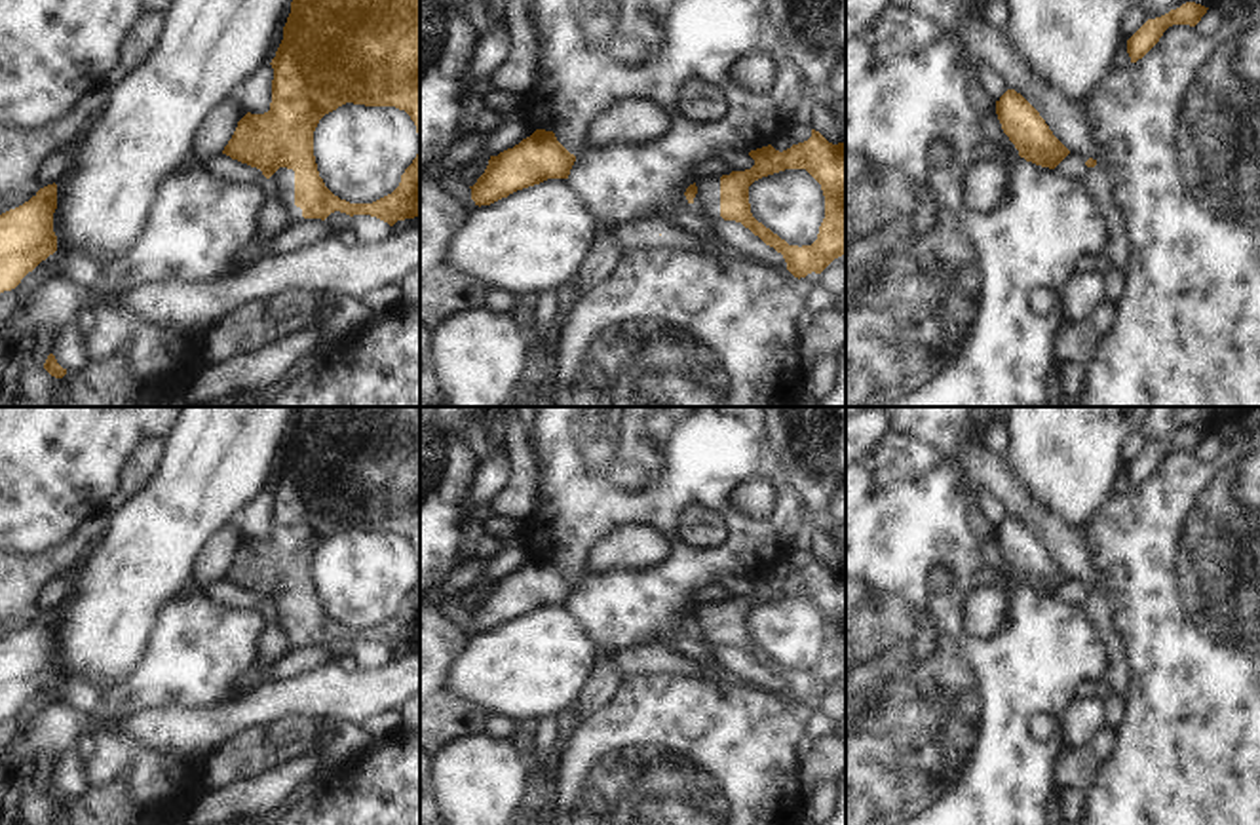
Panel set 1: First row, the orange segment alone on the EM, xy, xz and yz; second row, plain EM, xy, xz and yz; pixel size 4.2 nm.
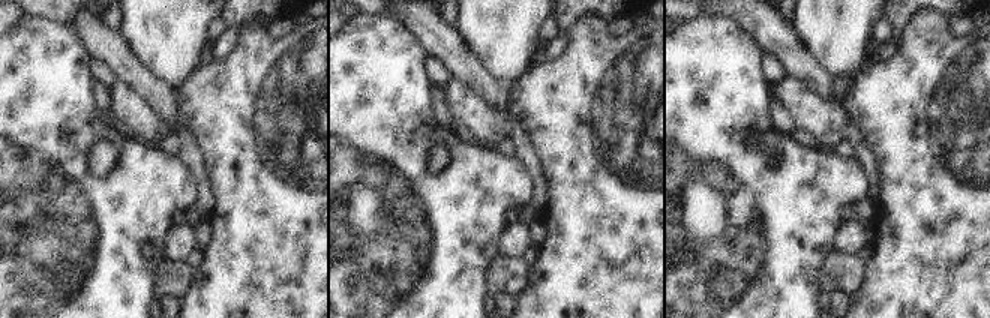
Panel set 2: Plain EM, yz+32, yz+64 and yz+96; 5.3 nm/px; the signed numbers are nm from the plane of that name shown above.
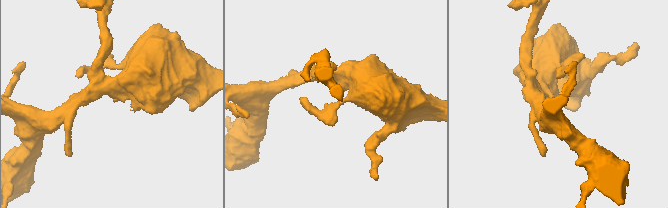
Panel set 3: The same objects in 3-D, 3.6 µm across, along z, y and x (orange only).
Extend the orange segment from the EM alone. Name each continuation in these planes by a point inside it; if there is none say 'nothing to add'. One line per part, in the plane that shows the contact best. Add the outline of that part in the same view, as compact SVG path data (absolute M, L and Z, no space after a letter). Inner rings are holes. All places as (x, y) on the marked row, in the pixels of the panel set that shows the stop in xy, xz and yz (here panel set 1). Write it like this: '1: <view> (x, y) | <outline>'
1: yz (1097, 181) | M1097 162L1095 167L1085 165L1085 177L1081 182L1087 194L1097 201L1098 209L1104 215L1104 224L1110 230L1110 264L1112 268L1125 272L1131 251L1131 240L1123 224L1123 213L1116 201L1116 182L1102 162Z

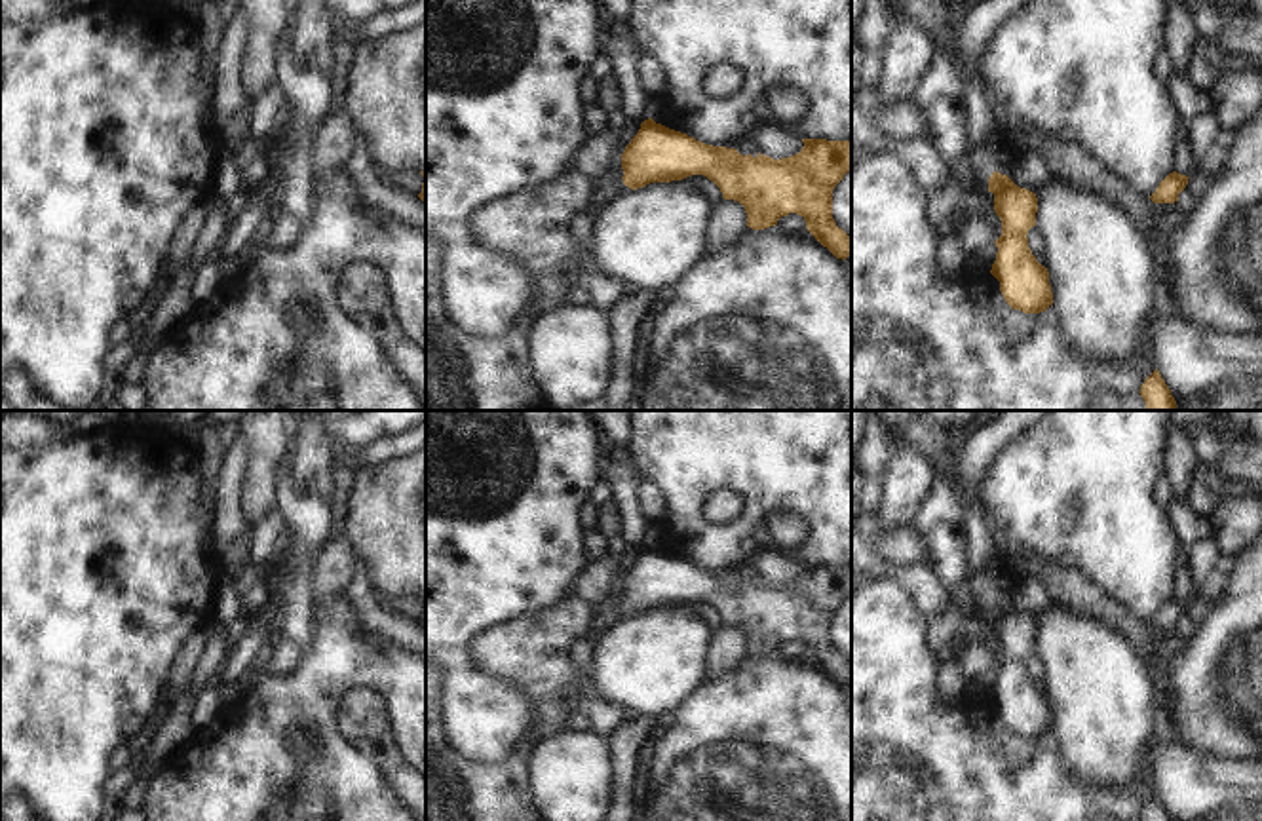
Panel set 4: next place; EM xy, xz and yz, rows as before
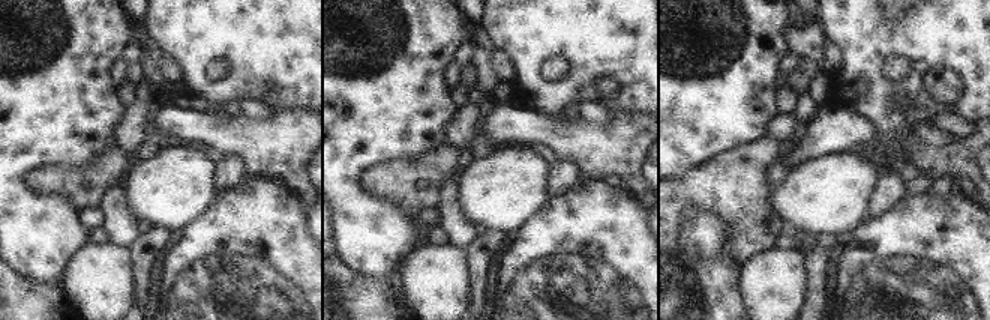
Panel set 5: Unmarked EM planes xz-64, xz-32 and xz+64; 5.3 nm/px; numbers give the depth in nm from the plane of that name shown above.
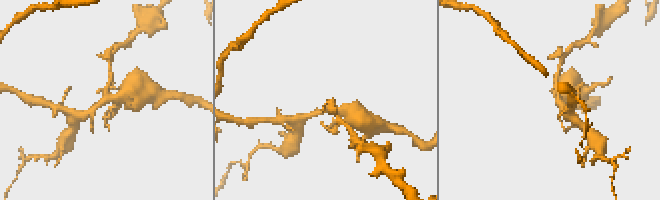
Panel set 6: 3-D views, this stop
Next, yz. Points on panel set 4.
nothing to add

